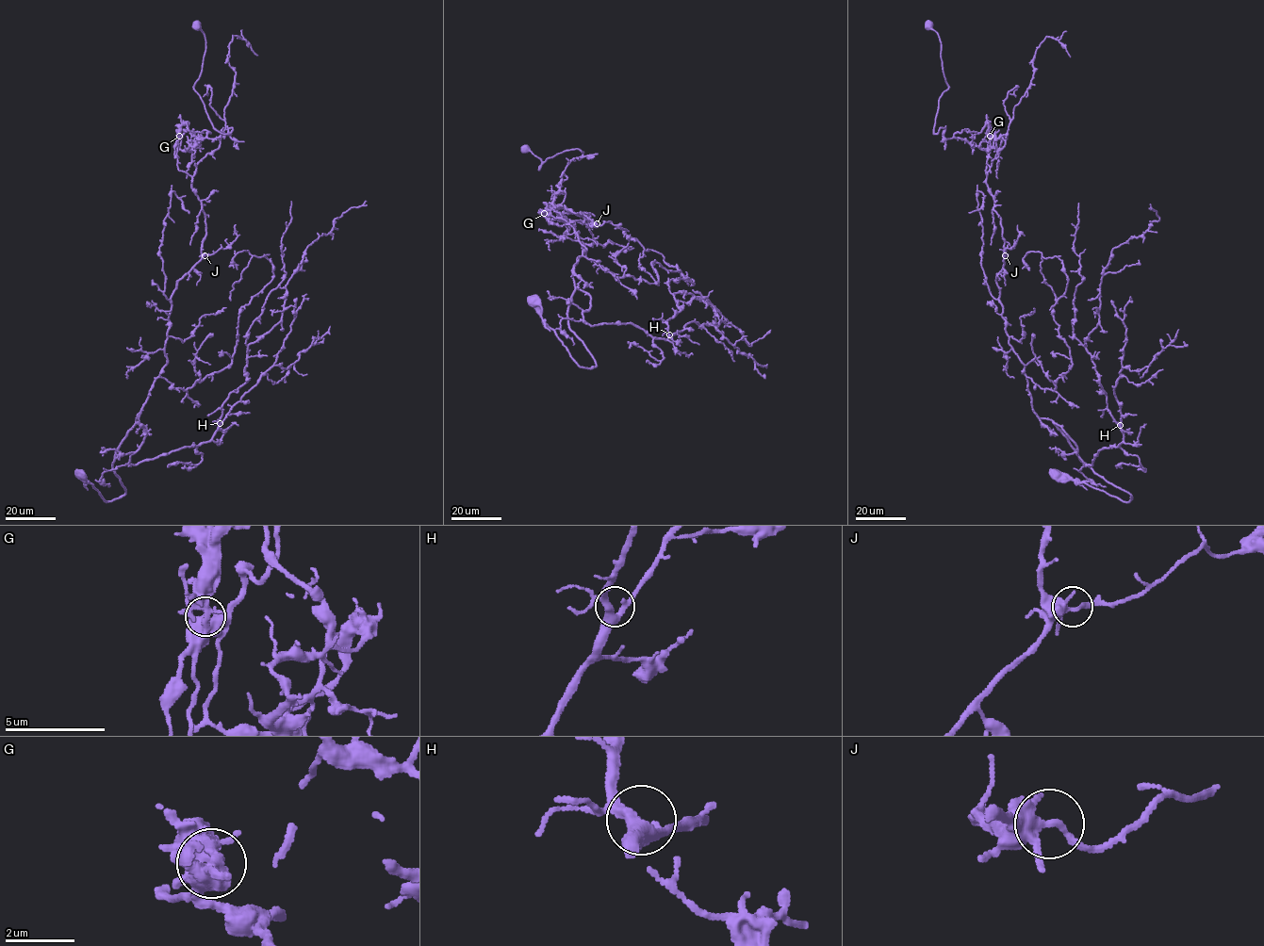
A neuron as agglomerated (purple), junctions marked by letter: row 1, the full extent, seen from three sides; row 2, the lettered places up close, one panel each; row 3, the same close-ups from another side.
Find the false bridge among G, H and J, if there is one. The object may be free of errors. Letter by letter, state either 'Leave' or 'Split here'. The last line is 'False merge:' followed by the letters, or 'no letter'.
G: Split here
H: Leave
J: Leave
False merge: G

